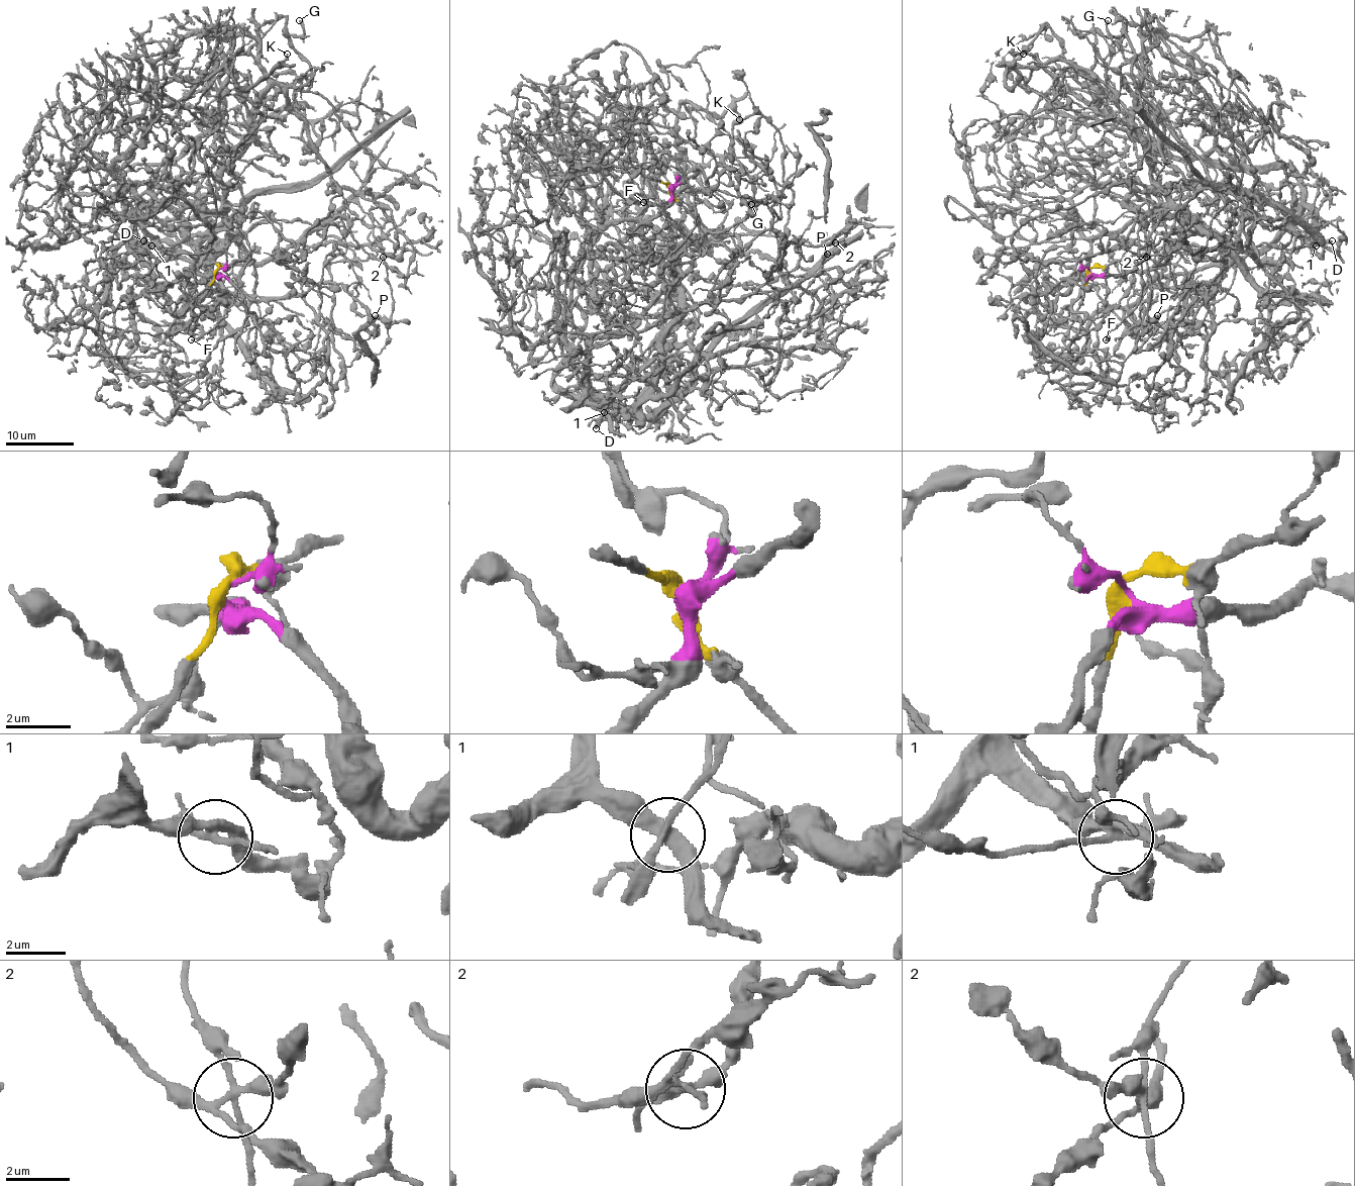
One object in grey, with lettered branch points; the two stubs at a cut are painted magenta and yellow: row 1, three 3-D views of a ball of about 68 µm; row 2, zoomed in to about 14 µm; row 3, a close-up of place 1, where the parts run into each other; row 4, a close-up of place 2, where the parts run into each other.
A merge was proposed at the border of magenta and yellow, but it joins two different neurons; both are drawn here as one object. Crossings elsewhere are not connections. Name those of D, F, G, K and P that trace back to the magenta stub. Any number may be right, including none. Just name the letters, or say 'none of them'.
none of them

